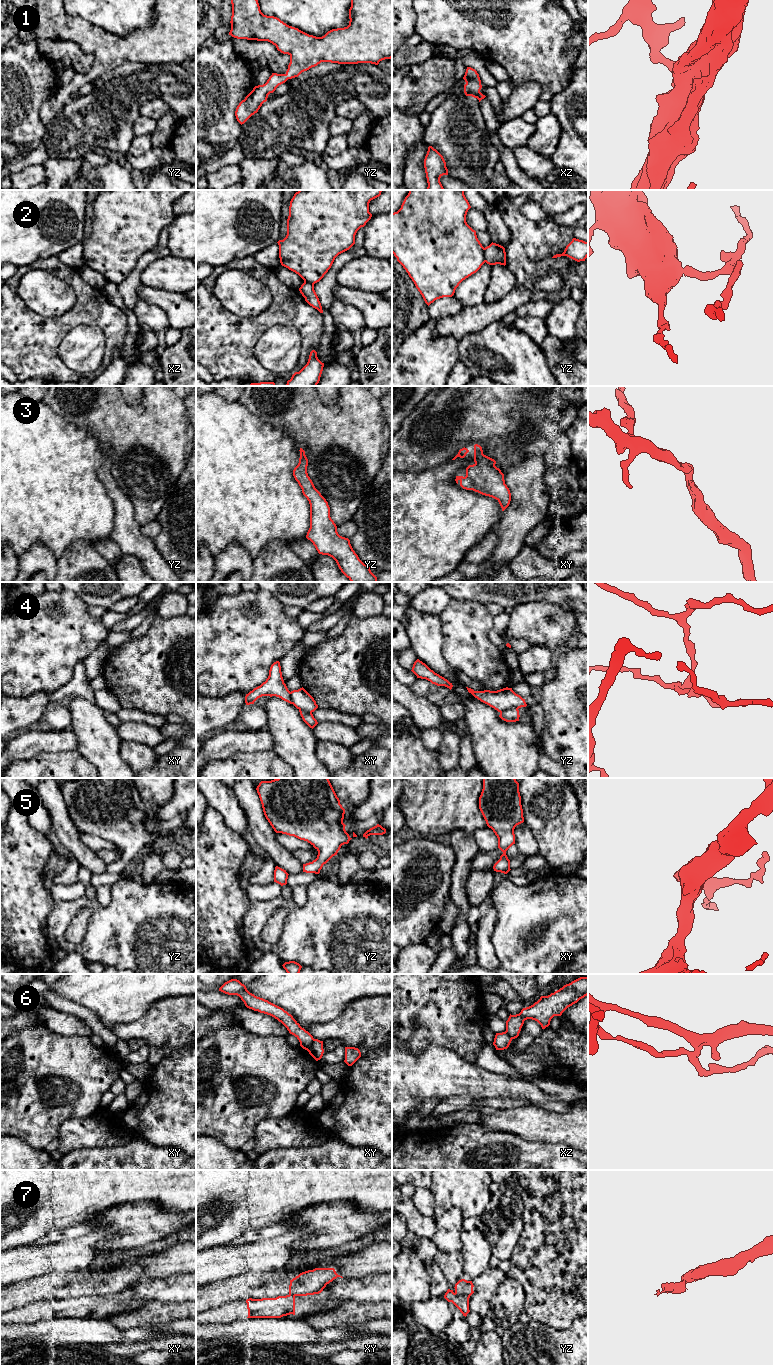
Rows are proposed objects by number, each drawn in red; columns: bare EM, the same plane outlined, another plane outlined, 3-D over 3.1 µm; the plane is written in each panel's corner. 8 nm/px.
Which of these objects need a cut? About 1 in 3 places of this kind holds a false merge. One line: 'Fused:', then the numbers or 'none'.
Fused: 2, 4, 6, 7

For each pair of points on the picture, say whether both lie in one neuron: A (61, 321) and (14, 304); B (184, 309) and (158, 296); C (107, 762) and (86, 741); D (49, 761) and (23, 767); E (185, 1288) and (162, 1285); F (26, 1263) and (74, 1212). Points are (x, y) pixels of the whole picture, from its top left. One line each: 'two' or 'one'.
A: one
B: one
C: one
D: one
E: one
F: two

